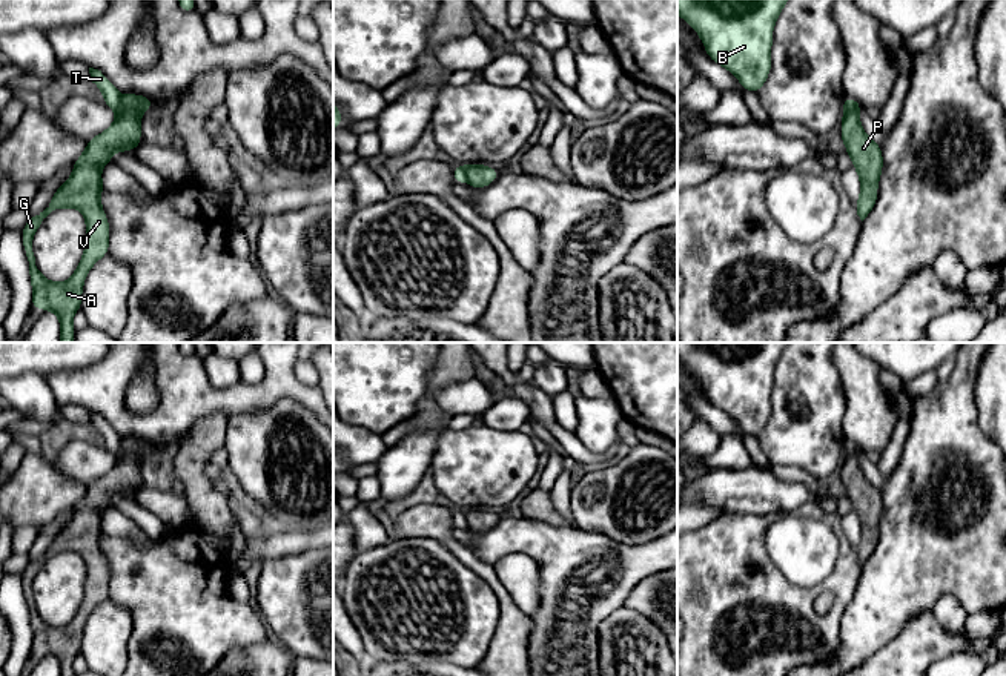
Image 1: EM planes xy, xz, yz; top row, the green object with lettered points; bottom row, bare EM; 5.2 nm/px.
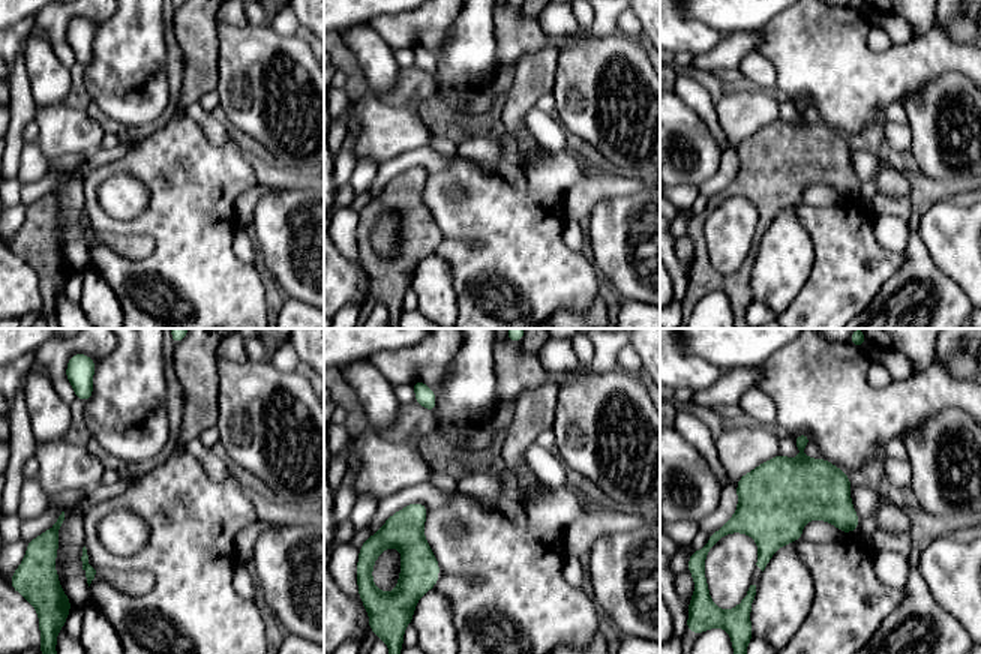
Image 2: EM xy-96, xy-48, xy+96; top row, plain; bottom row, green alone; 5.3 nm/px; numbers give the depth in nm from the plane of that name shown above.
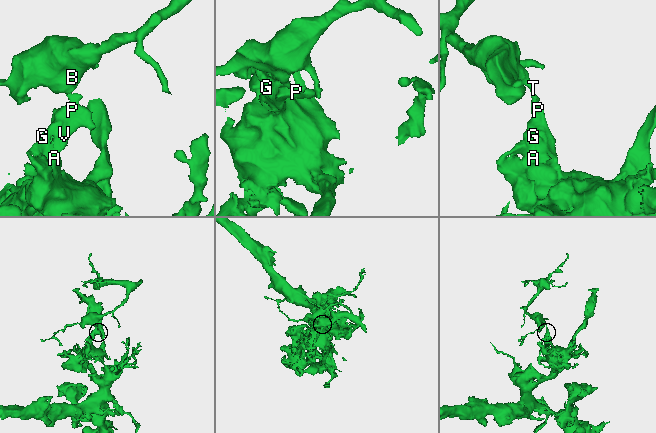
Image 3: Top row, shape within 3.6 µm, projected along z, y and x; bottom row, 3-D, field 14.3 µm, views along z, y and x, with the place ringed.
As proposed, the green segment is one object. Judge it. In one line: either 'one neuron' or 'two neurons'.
two neurons

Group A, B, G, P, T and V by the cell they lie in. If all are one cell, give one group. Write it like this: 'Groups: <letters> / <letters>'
Groups: A G P V / B T

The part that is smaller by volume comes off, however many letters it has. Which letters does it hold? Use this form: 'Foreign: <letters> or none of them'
Foreign: B, T

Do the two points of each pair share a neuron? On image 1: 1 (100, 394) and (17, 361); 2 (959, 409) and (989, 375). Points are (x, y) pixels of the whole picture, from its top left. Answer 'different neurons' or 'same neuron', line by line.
1: different neurons
2: different neurons

